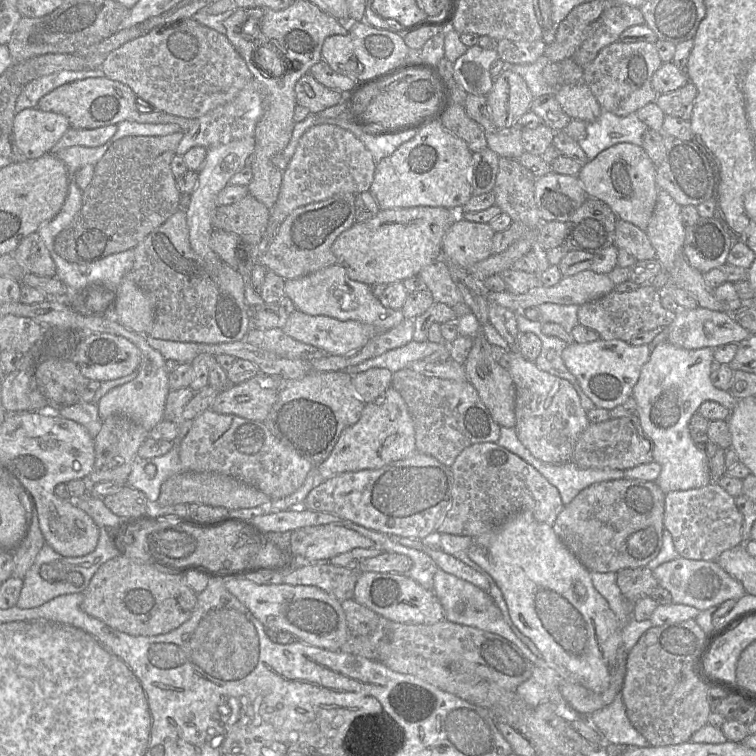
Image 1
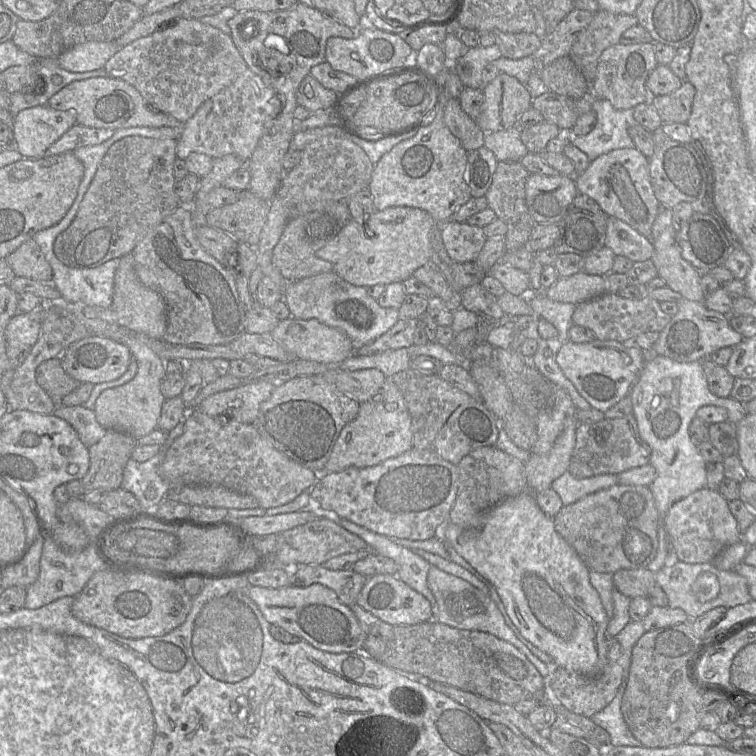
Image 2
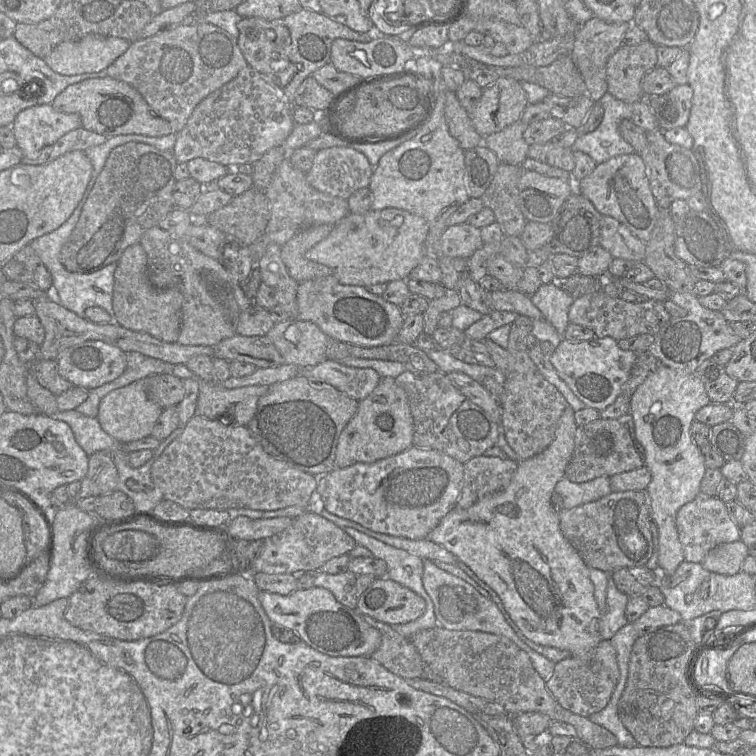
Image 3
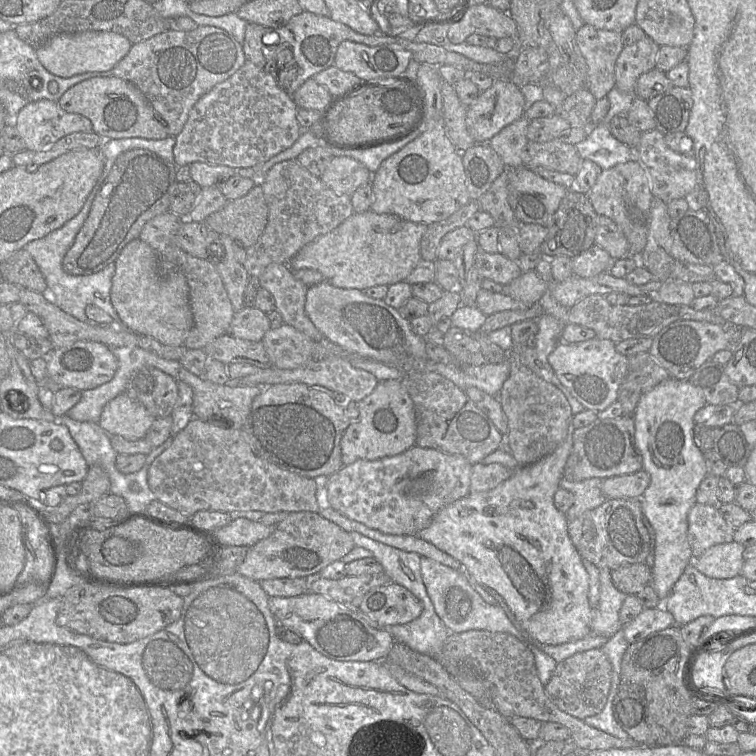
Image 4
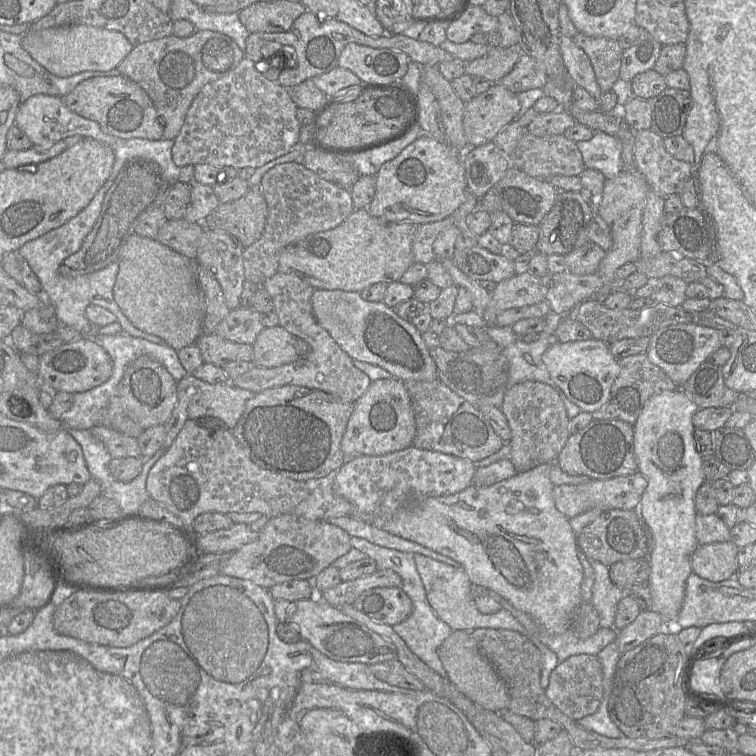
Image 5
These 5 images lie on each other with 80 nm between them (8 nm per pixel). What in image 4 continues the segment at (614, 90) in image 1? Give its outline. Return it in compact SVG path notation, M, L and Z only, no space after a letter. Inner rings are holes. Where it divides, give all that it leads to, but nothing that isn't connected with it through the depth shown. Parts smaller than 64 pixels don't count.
M645 35L630 46L624 46L615 63L615 87L623 93L634 93L637 79L656 66L659 45Z

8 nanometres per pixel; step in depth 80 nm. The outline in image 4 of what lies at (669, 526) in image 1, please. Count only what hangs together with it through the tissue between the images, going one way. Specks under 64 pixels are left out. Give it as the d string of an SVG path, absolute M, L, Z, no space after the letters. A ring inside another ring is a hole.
M695 503L688 513L688 541L693 559L716 544L734 541L734 533L718 506Z

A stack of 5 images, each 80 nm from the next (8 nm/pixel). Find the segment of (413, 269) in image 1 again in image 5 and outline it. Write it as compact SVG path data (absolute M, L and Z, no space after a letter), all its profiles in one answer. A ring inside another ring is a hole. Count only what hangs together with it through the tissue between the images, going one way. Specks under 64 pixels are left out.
M355 209L336 228L311 234L288 245L280 255L278 272L296 275L314 289L358 293L376 283L398 282L410 266L415 263L412 241L416 230L417 225L412 223L388 222L370 215L366 209Z

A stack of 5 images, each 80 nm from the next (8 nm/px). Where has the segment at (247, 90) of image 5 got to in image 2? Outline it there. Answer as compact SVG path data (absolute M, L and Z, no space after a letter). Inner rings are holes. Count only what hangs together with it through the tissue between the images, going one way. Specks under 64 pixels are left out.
M247 69L231 85L206 100L184 124L177 140L176 157L185 160L193 152L213 159L233 154L248 161L280 111L281 101L276 92Z

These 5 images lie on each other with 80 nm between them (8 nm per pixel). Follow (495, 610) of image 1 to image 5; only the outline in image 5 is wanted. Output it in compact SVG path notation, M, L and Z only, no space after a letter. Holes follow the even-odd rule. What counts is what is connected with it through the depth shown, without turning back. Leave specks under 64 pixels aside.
M419 553L414 554L414 559L417 571L421 577L426 591L428 602L439 619L448 624L453 631L473 631L478 628L493 628L512 630L527 637L541 653L542 669L540 683L541 687L546 689L549 683L551 672L560 663L557 655L552 650L530 635L527 629L507 610L501 608L492 614L482 614L478 610L475 599L472 595L472 587L476 585L473 585L470 582L469 577L464 570L455 568Z

